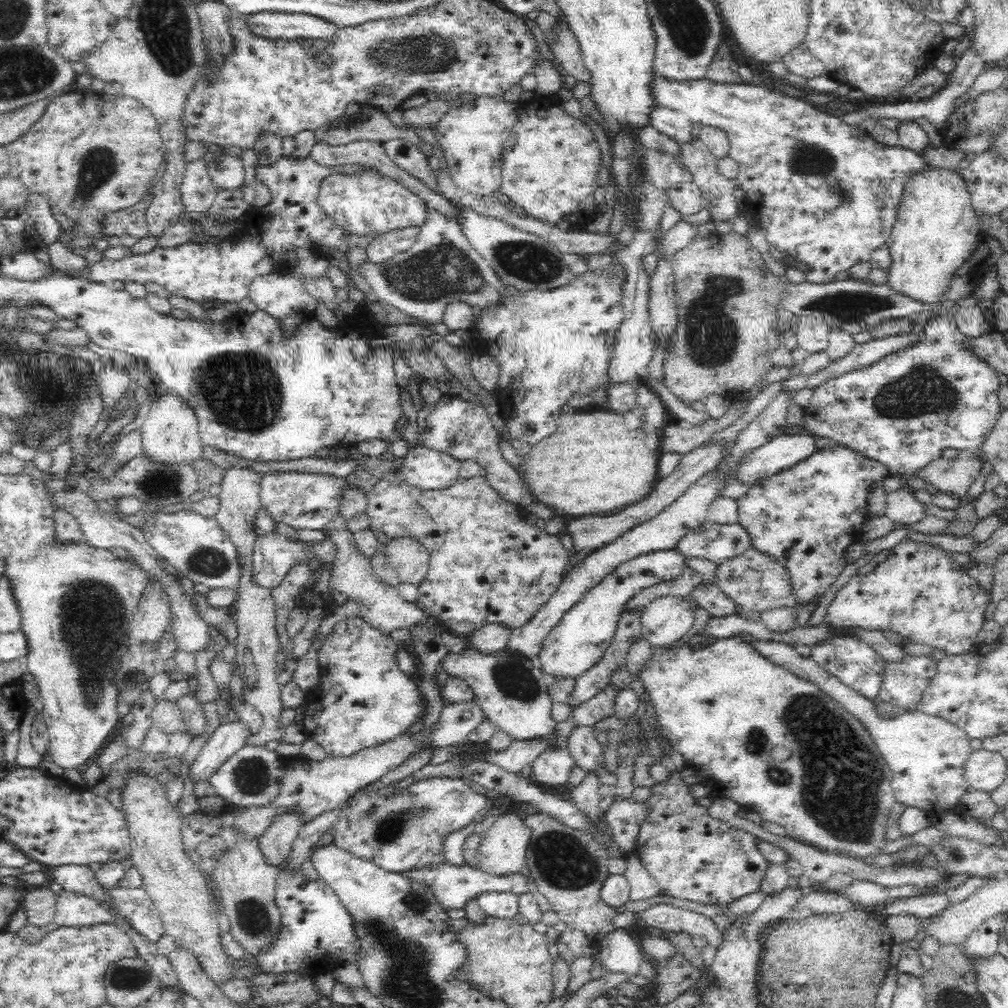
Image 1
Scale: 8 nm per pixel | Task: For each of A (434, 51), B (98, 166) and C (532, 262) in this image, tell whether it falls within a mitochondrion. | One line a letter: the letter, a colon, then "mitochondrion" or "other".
A: mitochondrion
B: mitochondrion
C: mitochondrion

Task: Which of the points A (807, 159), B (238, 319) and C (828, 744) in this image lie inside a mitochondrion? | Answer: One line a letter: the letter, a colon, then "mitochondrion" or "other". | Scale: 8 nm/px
A: mitochondrion
B: other
C: mitochondrion

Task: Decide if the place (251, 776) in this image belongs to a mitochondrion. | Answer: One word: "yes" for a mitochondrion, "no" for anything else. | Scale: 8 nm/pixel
yes

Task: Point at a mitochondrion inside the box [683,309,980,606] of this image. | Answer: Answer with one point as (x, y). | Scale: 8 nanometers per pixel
(922, 392)

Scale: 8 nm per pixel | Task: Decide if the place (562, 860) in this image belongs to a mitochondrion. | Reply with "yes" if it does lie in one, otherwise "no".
yes

